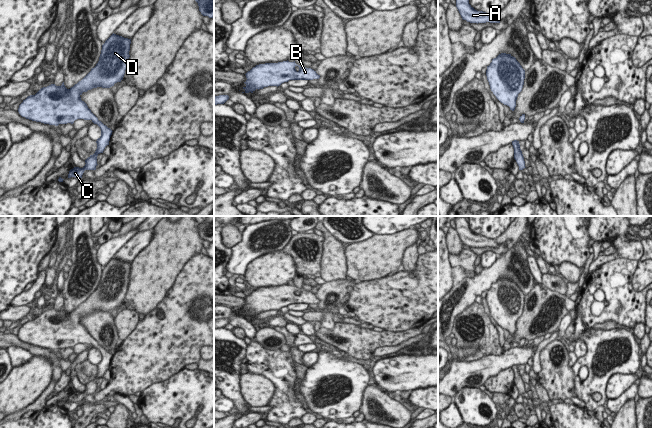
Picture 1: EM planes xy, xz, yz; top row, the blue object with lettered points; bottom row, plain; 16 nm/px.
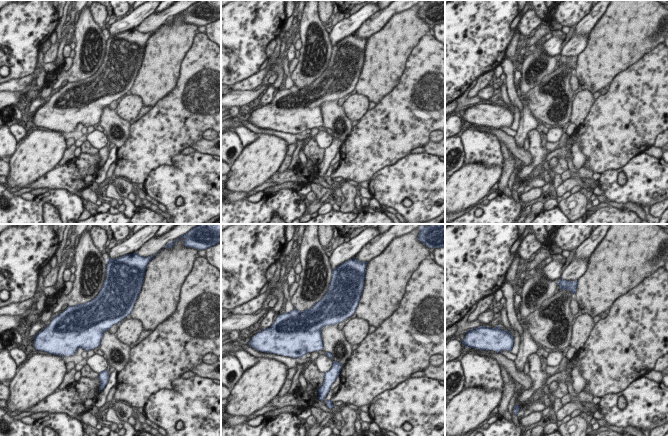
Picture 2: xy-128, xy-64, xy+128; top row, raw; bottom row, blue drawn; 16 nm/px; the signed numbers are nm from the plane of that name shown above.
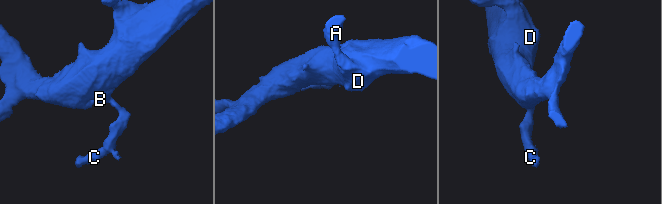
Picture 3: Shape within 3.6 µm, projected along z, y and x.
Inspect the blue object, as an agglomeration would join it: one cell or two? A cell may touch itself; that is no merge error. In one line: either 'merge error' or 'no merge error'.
no merge error

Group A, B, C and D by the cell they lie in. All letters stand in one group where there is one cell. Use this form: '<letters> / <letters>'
A B C D

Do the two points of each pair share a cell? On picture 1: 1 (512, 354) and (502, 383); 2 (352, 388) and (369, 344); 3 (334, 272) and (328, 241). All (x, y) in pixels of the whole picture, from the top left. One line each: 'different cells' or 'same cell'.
1: different cells
2: different cells
3: same cell

